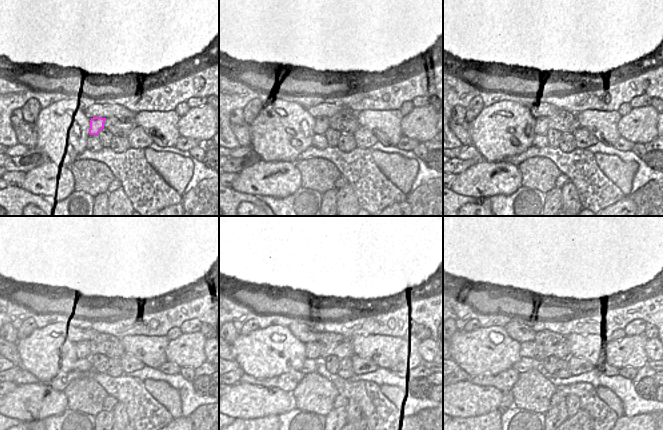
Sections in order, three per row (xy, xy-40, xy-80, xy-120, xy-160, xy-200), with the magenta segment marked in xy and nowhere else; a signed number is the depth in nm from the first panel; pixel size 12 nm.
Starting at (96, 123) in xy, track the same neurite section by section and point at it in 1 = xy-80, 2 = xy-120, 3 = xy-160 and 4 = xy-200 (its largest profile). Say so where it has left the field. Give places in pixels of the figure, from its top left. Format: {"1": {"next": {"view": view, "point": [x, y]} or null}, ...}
{"1": {"next": {"view": "xy-80", "point": [543, 127]}}, "2": {"next": {"view": "xy-120", "point": [85, 349]}}, "3": {"next": {"view": "xy-160", "point": [312, 348]}}, "4": {"next": {"view": "xy-200", "point": [527, 349]}}}

